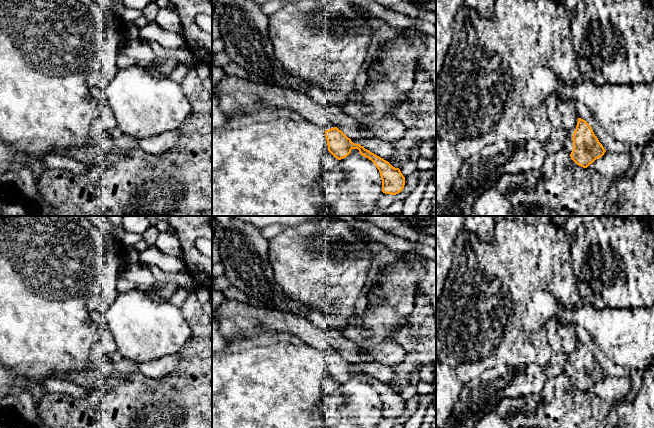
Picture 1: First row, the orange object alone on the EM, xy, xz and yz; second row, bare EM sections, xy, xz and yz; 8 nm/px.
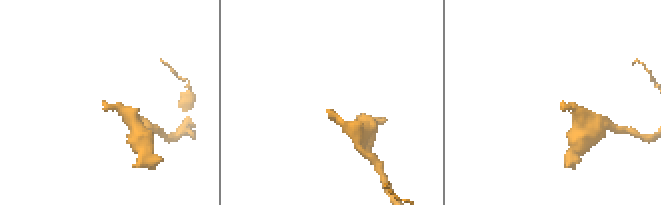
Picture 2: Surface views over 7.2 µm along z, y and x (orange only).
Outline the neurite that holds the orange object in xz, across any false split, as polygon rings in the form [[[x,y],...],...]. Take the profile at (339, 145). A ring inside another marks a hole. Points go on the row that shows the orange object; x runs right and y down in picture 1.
[[[226,75],[214,88],[212,88],[219,98],[219,107],[227,115],[238,113],[253,114],[260,105],[269,109],[287,109],[300,114],[306,121],[320,126],[325,130],[328,151],[338,160],[347,157],[352,149],[358,149],[359,153],[371,160],[380,172],[382,180],[382,192],[385,194],[396,195],[400,193],[405,185],[405,177],[399,168],[393,167],[388,161],[365,149],[360,144],[355,144],[329,118],[327,109],[314,103],[306,94],[293,90],[273,87],[264,83],[254,83],[234,76]]]

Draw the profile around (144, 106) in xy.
[[[138,64],[118,69],[114,79],[102,88],[116,118],[117,129],[138,141],[180,129],[192,112],[180,83],[169,77],[153,76]]]

